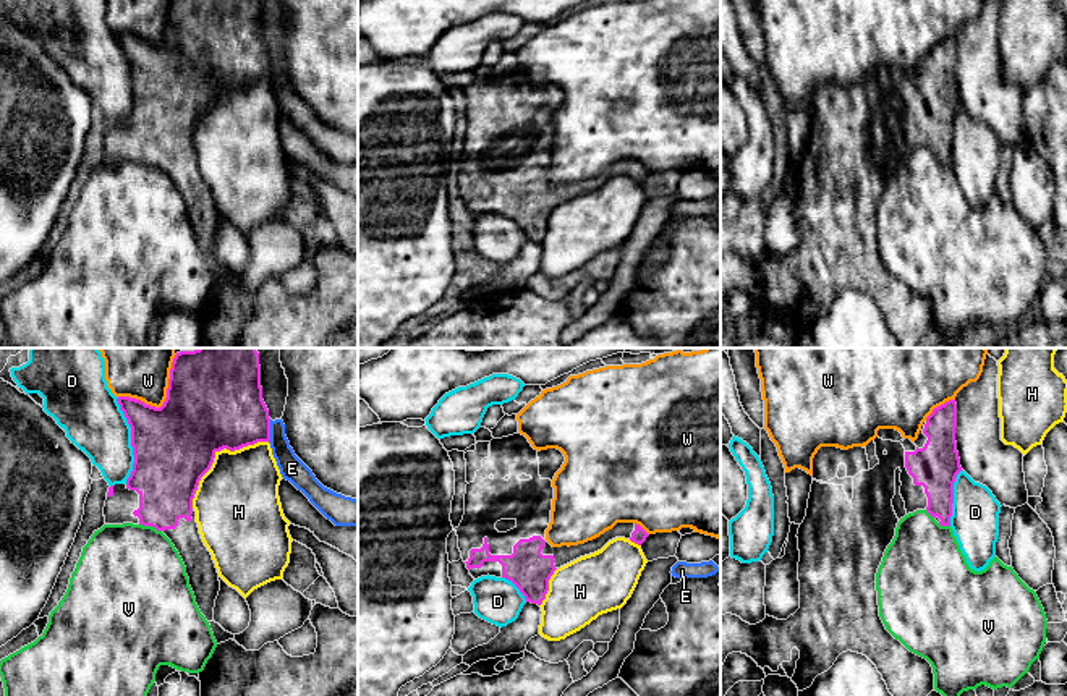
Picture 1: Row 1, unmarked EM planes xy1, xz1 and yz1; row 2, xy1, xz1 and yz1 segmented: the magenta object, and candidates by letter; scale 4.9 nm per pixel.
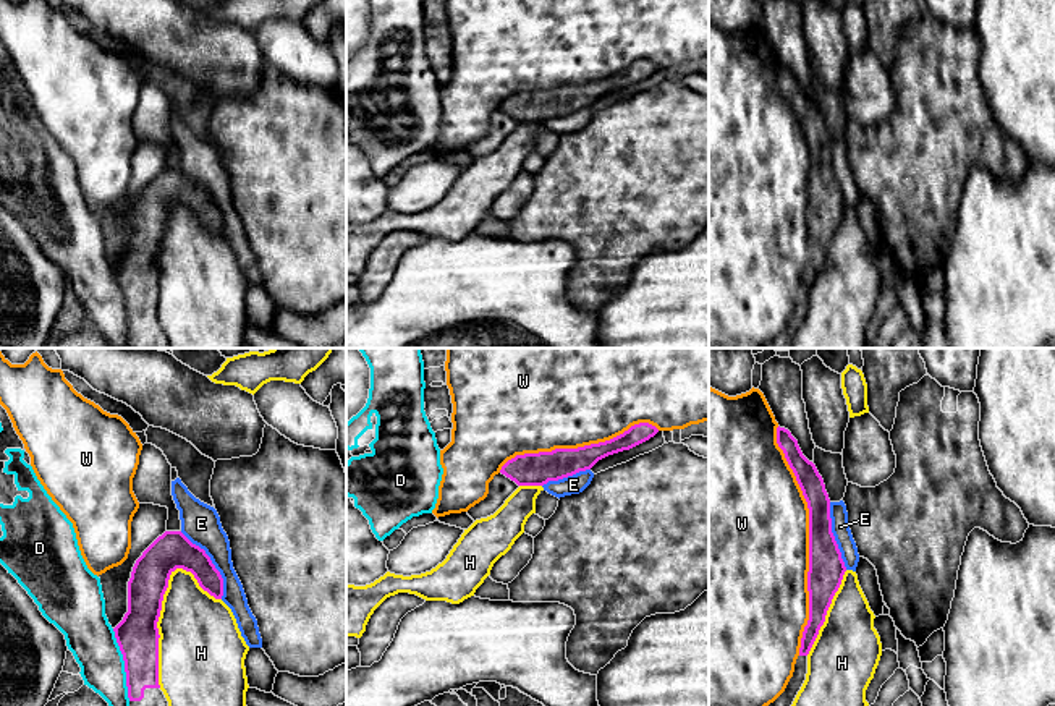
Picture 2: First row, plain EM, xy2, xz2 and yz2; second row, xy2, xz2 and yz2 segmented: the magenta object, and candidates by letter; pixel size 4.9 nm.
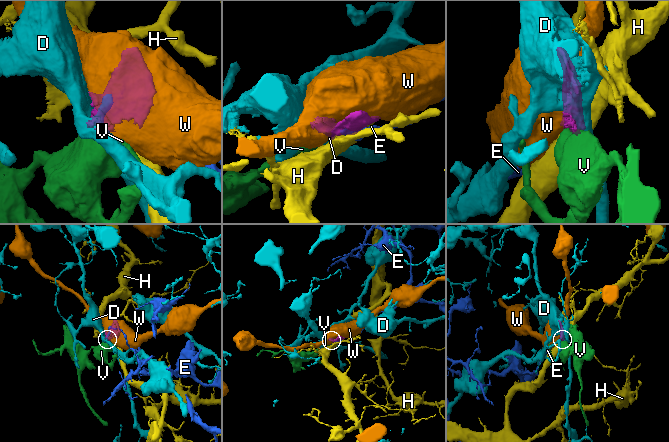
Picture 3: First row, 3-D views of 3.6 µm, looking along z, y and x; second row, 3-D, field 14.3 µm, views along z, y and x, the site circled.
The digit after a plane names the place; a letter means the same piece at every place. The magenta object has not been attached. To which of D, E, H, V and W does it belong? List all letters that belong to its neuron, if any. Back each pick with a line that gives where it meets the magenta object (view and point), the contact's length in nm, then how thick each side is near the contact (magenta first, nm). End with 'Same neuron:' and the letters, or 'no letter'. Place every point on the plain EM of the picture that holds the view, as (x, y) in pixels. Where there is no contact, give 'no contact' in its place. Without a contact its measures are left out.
Same neuron: no letter

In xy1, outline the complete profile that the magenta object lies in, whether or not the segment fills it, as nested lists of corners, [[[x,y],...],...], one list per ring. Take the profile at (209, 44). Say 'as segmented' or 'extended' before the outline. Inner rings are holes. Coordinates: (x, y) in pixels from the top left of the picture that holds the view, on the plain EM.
extended | [[[172,0],[167,36],[160,45],[130,34],[118,34],[117,39],[131,65],[134,100],[130,115],[123,121],[108,125],[104,144],[105,162],[133,160],[162,168],[186,204],[189,223],[201,251],[207,259],[214,259],[220,219],[212,193],[201,176],[193,136],[217,89],[223,86],[235,89],[270,78],[270,55],[262,37],[261,3],[259,0]]]

